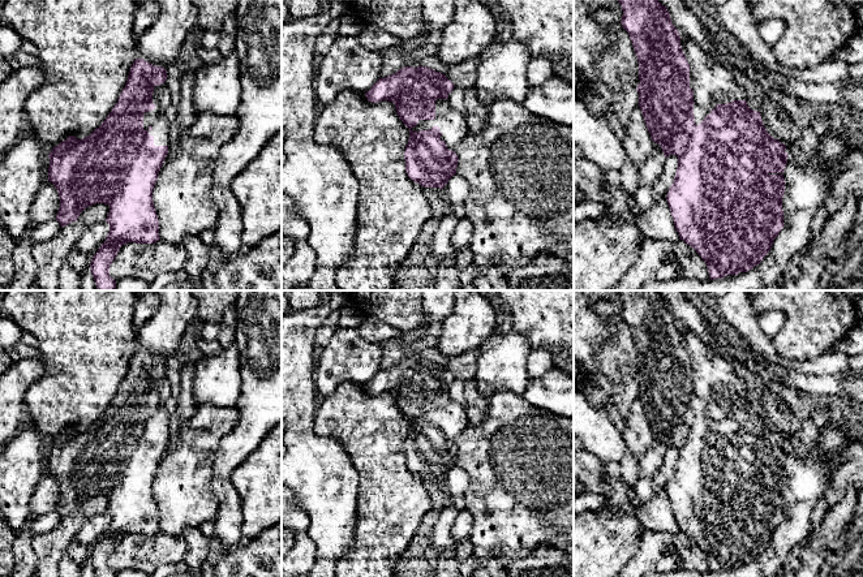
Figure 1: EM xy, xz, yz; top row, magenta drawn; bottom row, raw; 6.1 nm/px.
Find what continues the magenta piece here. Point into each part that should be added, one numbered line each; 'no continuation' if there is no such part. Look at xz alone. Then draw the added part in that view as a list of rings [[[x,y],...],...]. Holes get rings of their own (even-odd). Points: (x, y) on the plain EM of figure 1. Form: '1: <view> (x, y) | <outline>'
1: xz (451, 414) | [[[447,391],[435,392],[435,410],[420,412],[412,421],[413,423],[429,422],[438,418],[442,427],[441,431],[446,434],[448,442],[454,443],[459,432],[464,431],[471,423],[465,413],[465,408],[450,399]]]

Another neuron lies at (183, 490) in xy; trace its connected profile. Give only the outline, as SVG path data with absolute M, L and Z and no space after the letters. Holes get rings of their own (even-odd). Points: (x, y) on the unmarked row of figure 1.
M199 404L196 414L181 425L176 442L168 443L153 482L160 531L179 537L186 529L201 528L203 522L215 520L218 514L218 499L212 490L215 452L222 438L233 429L237 418L236 406Z

